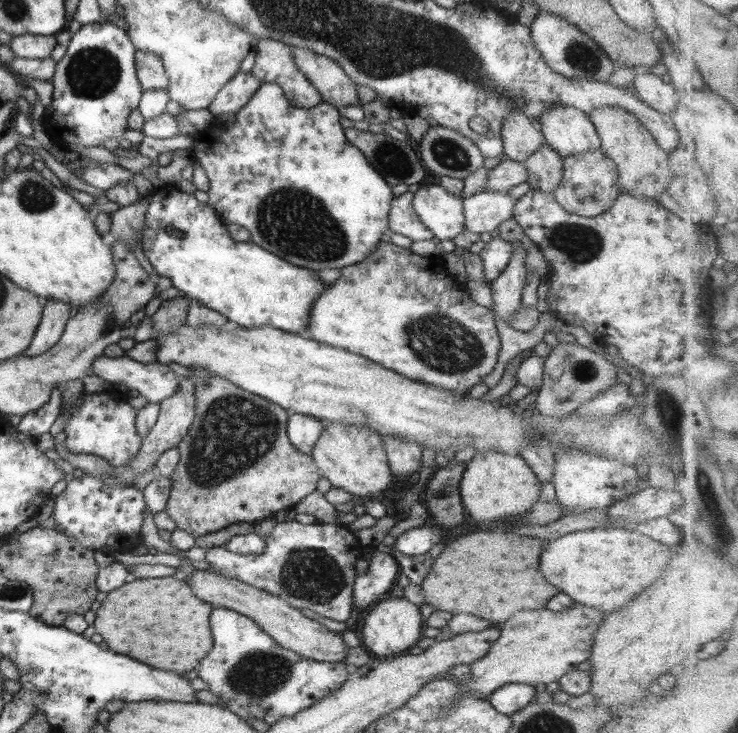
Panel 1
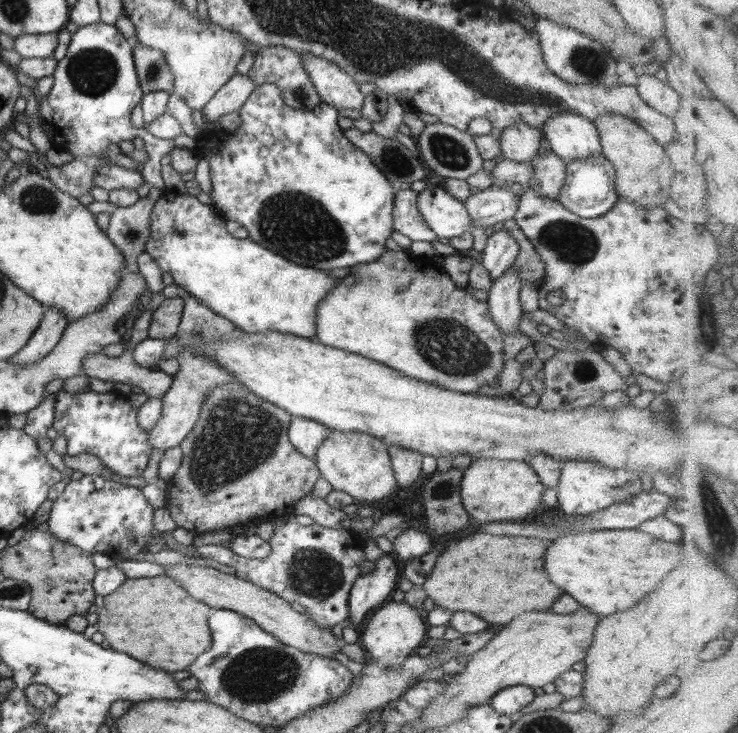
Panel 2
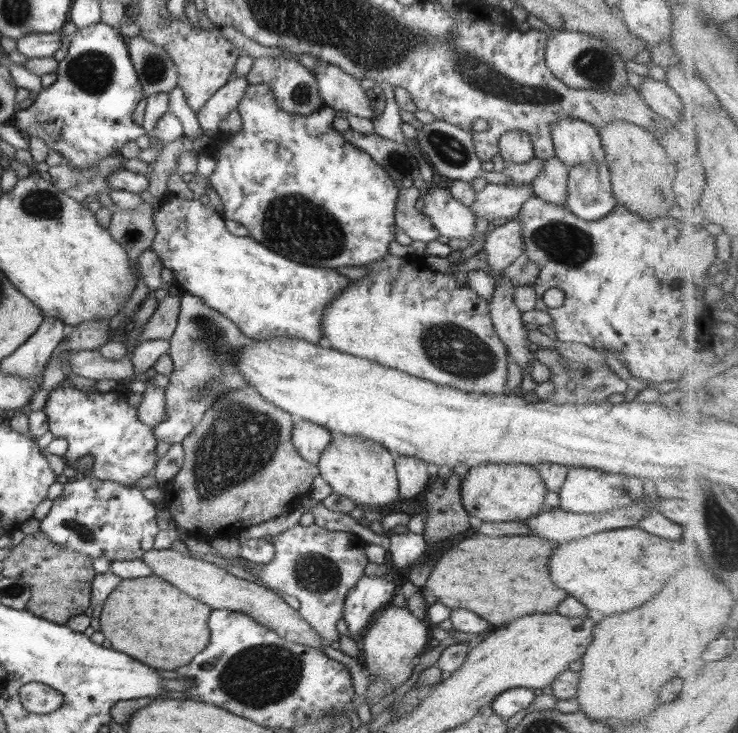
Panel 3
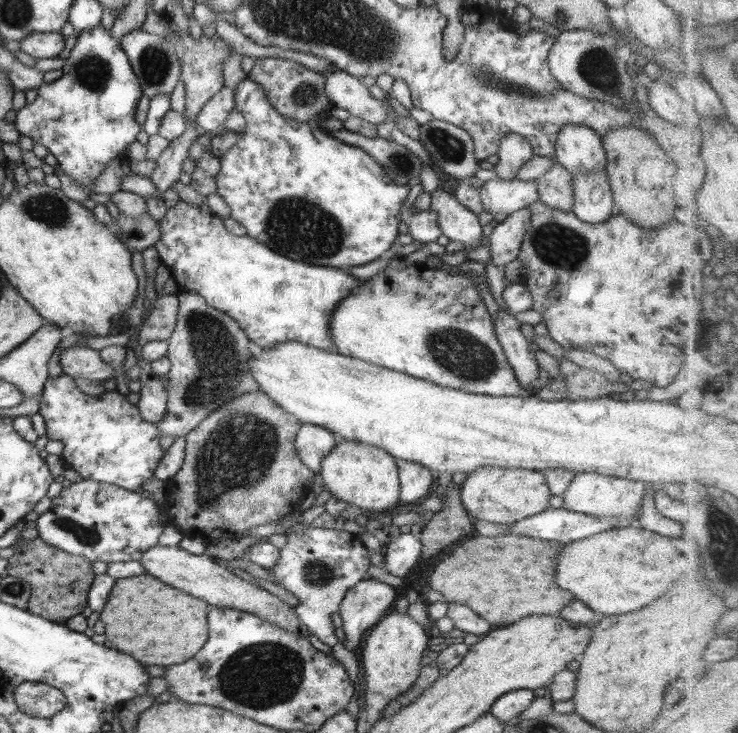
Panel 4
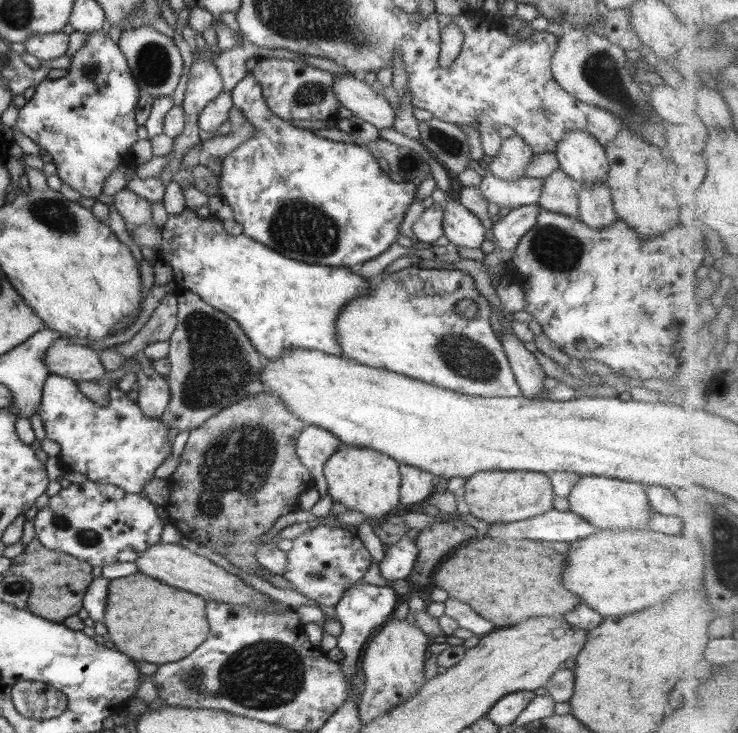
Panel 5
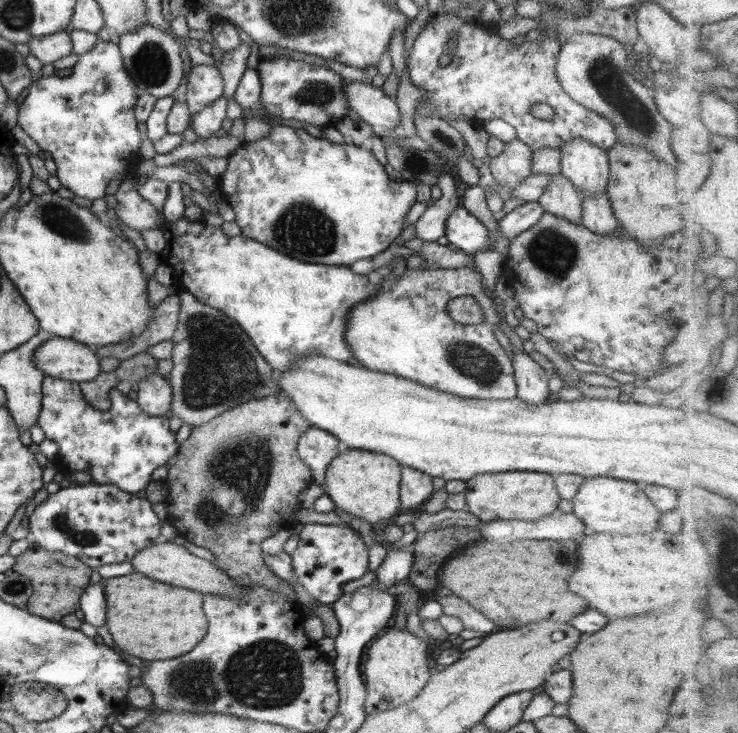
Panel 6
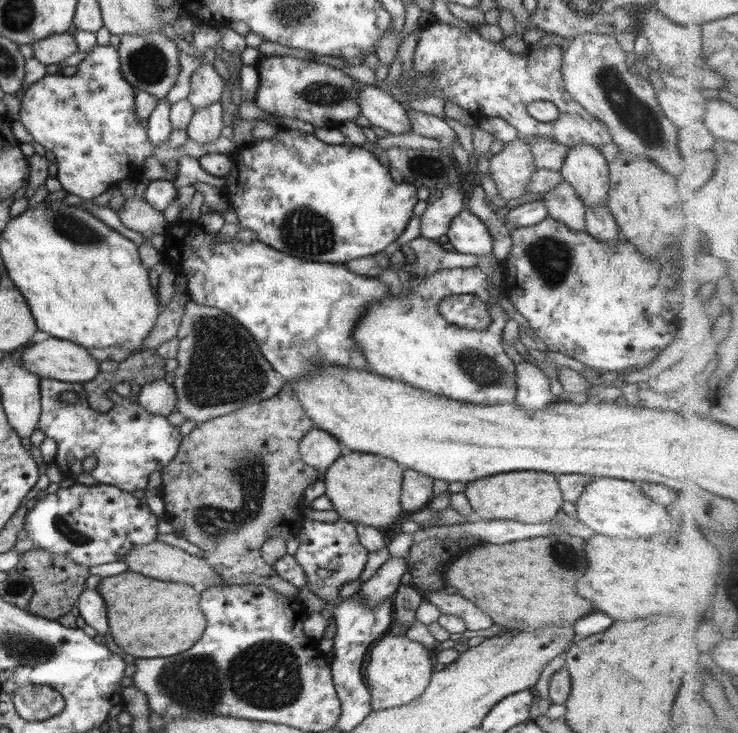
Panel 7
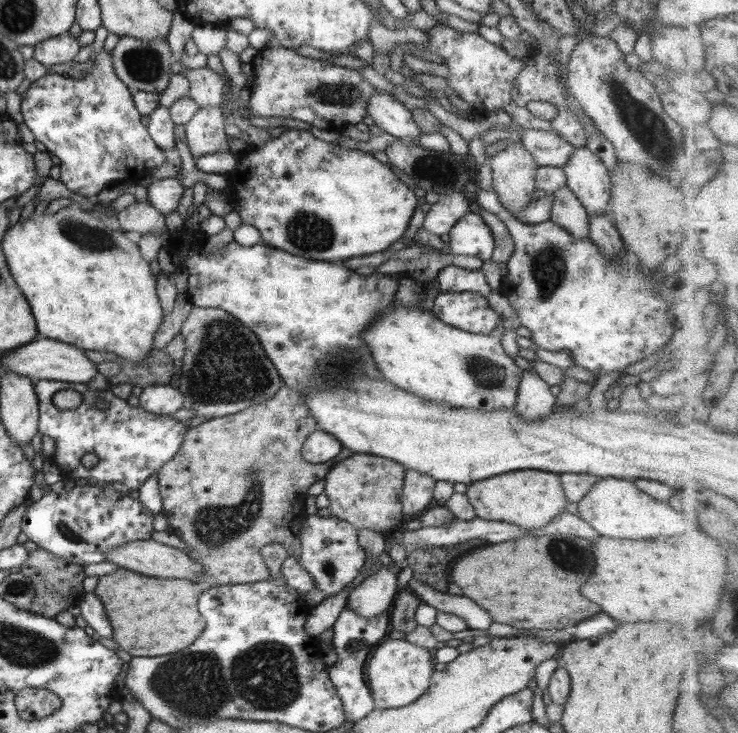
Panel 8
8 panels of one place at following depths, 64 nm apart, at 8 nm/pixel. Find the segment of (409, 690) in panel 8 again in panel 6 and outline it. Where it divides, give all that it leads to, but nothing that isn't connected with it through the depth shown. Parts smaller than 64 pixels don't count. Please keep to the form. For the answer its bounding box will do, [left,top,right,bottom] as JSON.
[362,625,433,716]

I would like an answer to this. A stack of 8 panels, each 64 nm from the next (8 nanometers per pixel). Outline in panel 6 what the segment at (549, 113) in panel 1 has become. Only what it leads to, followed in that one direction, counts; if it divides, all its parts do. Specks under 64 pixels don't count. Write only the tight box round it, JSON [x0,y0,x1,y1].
[560,138,611,197]

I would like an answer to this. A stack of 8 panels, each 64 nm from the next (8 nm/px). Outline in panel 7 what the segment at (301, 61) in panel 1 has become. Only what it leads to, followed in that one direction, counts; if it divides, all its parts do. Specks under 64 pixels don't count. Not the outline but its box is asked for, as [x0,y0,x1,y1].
[356,83,412,135]

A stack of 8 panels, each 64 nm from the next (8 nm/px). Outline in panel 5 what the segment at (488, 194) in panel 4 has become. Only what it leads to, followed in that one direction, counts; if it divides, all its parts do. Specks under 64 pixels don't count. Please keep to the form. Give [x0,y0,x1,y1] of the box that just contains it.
[478,169,542,209]

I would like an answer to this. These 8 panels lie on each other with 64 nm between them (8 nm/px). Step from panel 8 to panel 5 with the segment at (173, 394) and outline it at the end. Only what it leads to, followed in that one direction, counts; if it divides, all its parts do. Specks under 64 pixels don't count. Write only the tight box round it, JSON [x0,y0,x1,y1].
[134,352,171,419]

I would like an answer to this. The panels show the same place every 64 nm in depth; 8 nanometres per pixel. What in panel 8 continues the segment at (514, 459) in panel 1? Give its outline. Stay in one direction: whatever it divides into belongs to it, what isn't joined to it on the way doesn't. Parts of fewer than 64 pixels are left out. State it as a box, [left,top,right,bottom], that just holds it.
[465,471,568,529]

